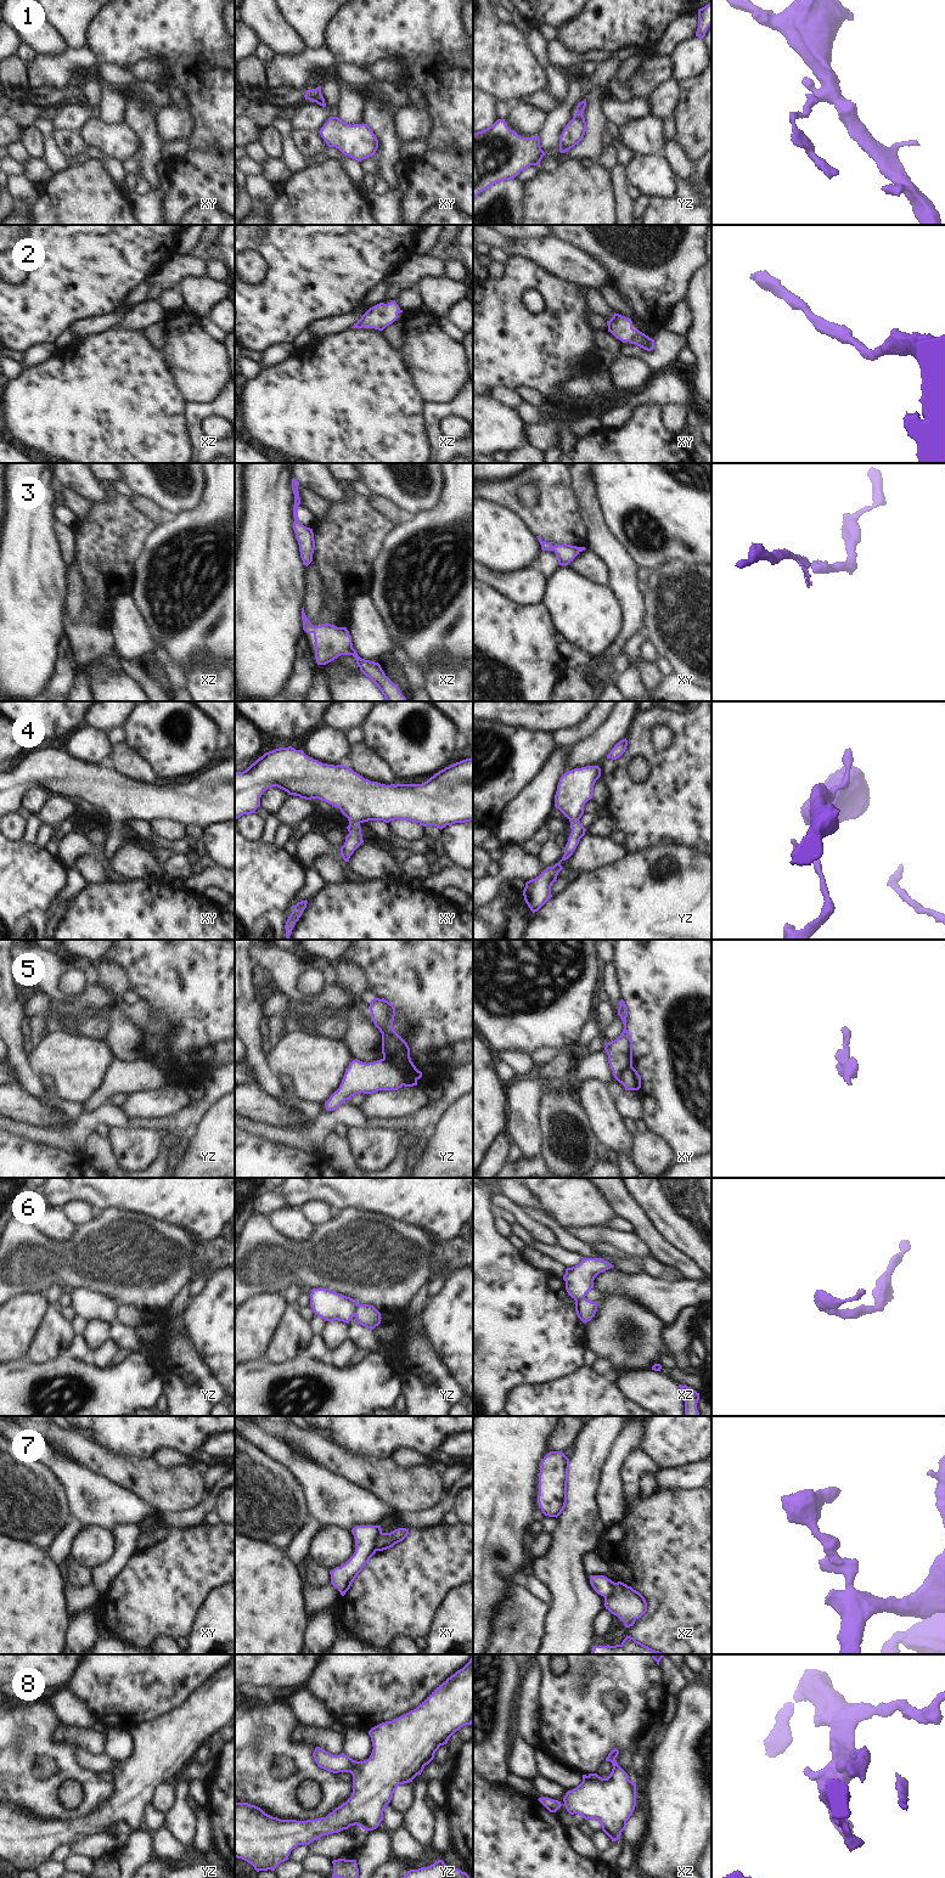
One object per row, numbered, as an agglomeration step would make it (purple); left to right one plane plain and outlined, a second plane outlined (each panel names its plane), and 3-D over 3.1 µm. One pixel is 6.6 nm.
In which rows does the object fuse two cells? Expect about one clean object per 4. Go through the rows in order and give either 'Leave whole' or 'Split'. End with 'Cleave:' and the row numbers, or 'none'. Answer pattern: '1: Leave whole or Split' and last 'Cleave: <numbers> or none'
1: Leave whole
2: Leave whole
3: Leave whole
4: Leave whole
5: Split
6: Split
7: Split
8: Leave whole
Cleave: 5, 6, 7

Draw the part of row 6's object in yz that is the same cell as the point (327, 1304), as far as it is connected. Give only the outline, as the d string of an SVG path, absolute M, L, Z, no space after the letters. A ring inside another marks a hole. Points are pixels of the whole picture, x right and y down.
M313 1288L309 1296L315 1315L326 1321L338 1320L349 1324L358 1307L355 1299L328 1288Z

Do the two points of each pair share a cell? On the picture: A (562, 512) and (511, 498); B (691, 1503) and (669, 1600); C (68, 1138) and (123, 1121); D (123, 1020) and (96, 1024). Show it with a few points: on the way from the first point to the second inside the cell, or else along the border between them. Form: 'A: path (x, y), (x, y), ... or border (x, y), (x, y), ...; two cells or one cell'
A: path (550, 512), (523, 511); one cell
B: path (691, 1527), (691, 1575); one cell
C: path (82, 1128), (94, 1118), (110, 1118); one cell
D: border (107, 1018), (110, 1031), (103, 1041); two cells

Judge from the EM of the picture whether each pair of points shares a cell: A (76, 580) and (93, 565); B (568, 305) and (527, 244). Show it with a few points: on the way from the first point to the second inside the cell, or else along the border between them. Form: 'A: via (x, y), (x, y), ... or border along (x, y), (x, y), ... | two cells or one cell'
A: border along (74, 560), (85, 592) | two cells
B: border along (515, 254), (532, 258), (552, 274), (566, 280) | two cells

